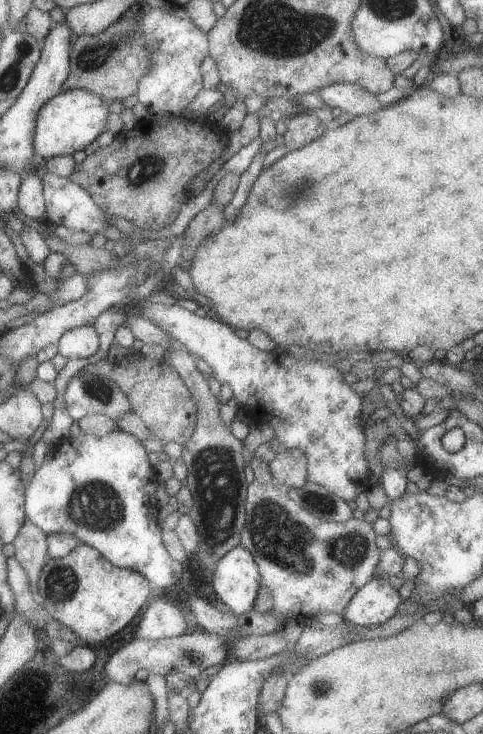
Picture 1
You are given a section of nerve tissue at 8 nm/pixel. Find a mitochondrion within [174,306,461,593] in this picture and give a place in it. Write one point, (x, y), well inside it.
(279, 538)

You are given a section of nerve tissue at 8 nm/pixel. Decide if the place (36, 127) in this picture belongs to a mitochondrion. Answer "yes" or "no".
no

